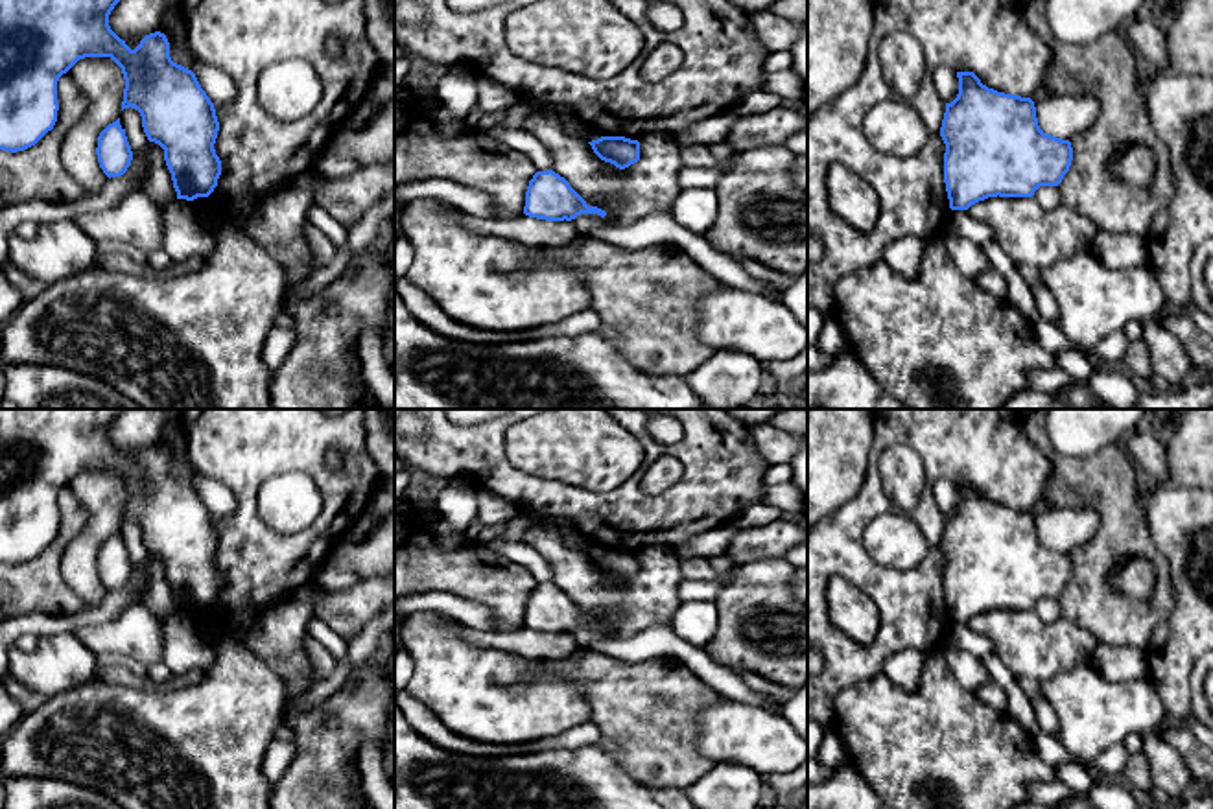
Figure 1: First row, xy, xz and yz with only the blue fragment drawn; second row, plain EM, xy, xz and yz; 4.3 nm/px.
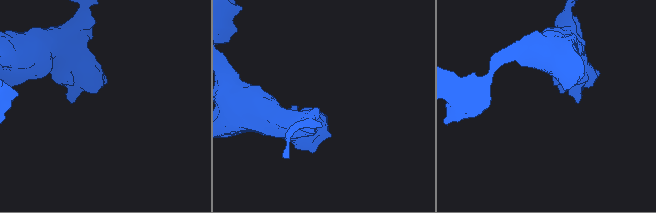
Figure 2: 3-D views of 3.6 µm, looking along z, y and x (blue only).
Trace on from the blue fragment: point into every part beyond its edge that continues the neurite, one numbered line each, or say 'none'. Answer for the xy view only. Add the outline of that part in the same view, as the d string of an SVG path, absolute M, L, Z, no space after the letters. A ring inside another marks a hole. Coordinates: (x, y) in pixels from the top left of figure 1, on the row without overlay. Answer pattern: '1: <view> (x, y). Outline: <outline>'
none

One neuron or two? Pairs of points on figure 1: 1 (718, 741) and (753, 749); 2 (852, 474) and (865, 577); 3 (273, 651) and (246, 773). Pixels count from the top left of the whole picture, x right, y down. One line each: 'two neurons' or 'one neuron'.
1: one neuron
2: two neurons
3: two neurons

